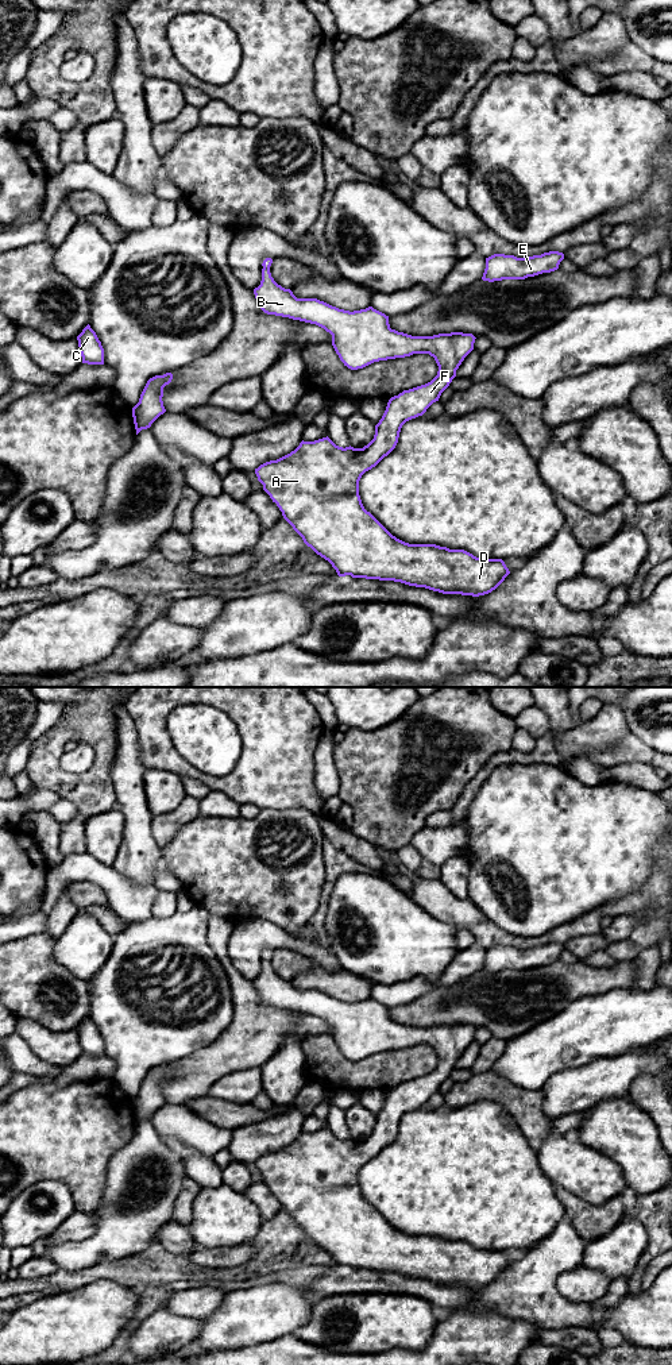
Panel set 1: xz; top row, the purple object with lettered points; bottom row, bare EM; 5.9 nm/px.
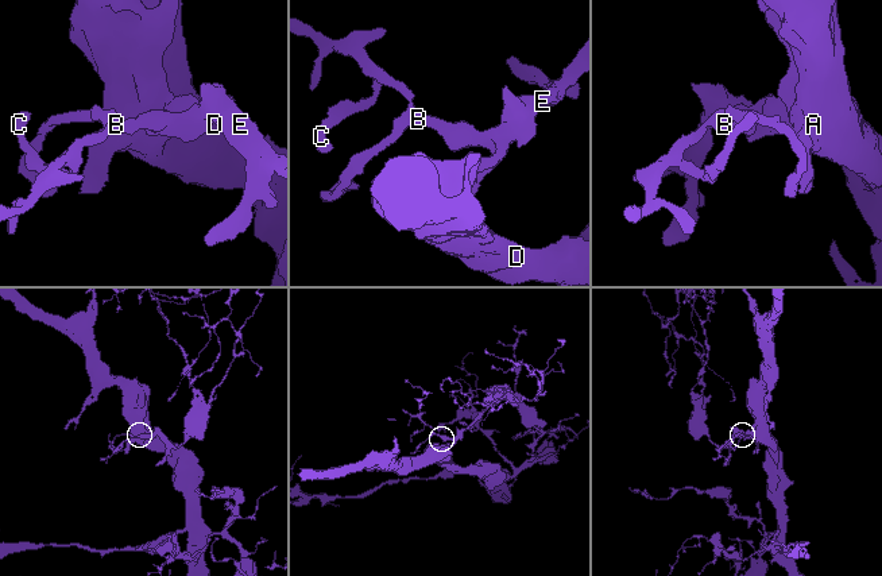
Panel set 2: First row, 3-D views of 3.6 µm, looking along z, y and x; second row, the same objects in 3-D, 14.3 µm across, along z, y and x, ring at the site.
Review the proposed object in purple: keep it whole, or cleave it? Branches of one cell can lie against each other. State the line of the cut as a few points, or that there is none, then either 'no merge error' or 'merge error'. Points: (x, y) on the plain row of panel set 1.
no cut; no merge error

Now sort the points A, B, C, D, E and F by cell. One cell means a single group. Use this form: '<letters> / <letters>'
A B C D E F

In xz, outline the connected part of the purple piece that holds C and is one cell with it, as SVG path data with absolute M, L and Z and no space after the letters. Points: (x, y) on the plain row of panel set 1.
M88 1015L77 1027L82 1054L104 1056L104 1040L96 1023Z

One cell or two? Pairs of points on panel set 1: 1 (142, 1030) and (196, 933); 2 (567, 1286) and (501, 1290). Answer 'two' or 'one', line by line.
1: one
2: two

